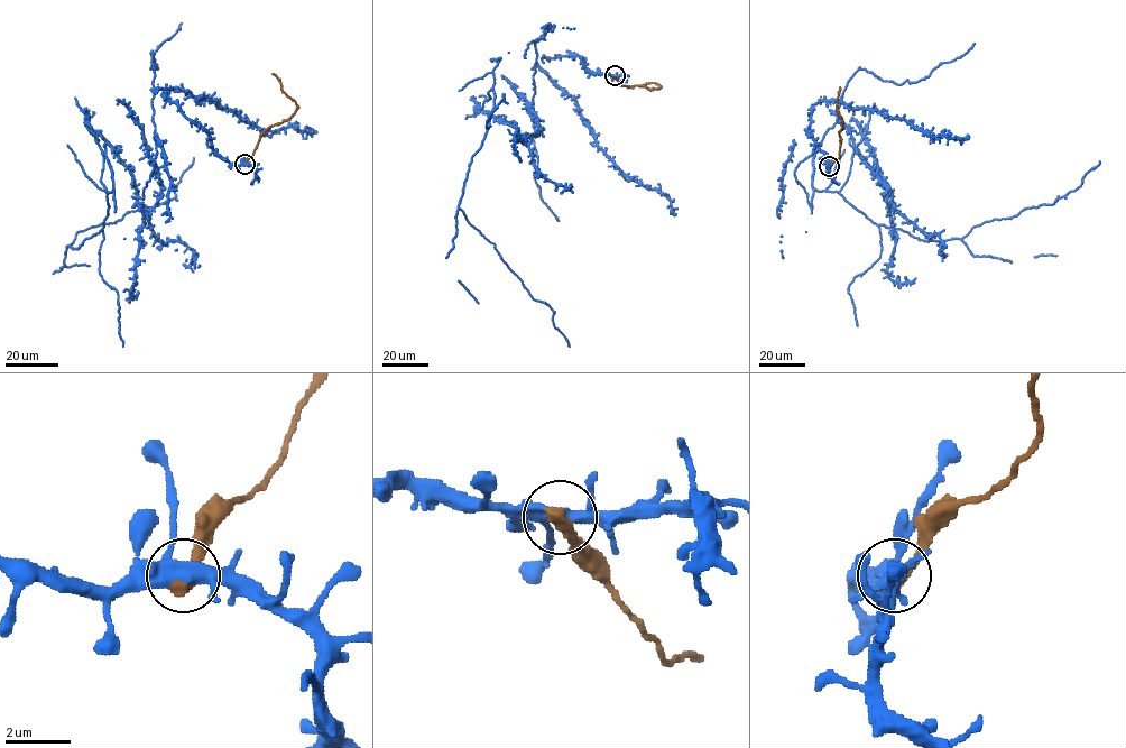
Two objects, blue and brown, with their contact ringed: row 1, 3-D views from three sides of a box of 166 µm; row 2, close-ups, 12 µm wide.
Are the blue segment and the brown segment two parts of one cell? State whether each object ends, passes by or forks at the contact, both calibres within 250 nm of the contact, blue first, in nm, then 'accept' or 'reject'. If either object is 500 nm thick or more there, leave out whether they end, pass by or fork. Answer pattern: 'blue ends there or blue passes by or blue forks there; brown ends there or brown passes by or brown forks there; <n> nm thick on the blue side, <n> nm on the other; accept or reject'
blue forks there; brown ends there; 380 nm thick on the blue side, 440 nm on the other; reject

